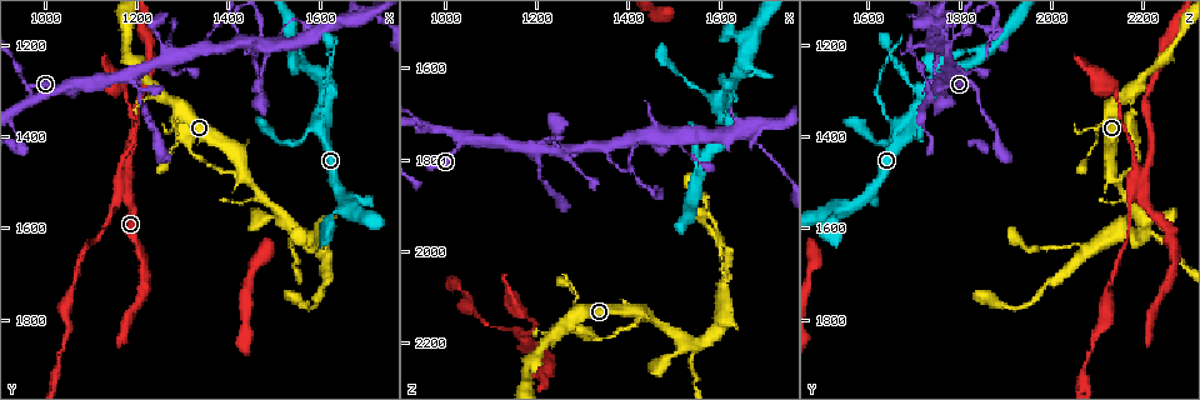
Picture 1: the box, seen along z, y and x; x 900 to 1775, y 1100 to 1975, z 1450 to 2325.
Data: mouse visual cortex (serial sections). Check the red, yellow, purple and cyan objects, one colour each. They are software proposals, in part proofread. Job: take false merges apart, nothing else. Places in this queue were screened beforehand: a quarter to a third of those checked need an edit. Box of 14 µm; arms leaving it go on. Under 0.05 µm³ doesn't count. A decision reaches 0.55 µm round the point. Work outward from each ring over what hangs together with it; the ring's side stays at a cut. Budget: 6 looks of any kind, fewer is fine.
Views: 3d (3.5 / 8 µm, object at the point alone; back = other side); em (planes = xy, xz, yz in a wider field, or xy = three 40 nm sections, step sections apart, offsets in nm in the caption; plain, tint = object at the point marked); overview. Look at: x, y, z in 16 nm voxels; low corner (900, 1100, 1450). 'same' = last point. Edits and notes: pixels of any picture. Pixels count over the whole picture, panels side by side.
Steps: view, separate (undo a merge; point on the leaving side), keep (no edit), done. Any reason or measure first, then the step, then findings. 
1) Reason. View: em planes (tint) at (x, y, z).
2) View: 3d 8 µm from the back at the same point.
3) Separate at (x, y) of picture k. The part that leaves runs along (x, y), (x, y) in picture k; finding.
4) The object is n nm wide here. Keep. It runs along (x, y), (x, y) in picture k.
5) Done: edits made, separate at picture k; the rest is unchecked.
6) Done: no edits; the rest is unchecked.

Thick turns thin. View: 3d 8 µm from the back at (1195, 1255, 1775).

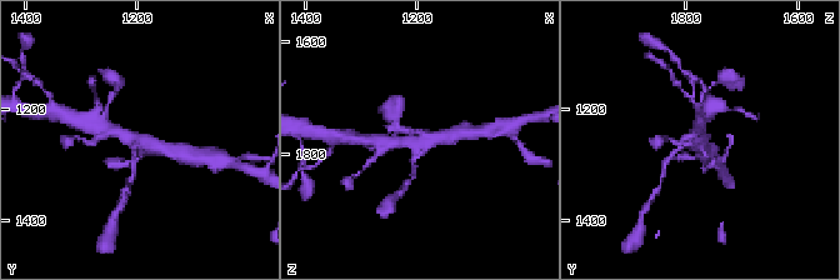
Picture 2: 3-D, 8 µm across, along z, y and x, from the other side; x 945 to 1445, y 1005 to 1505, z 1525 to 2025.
Closer look. View: 3d 3.5 µm at (1195, 1255, 1775).

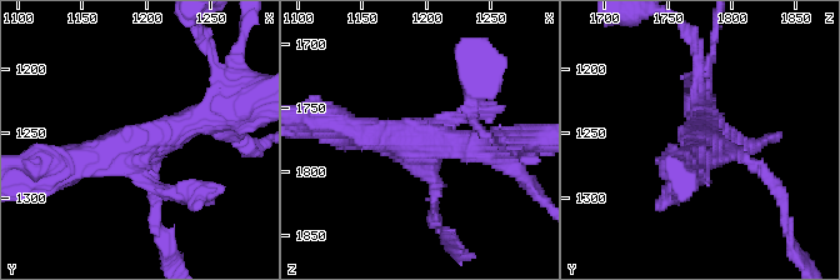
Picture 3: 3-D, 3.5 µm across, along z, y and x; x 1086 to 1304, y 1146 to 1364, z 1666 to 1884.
Shape alone is not enough. View: em planes (tint) at (1198, 1258, 1780).

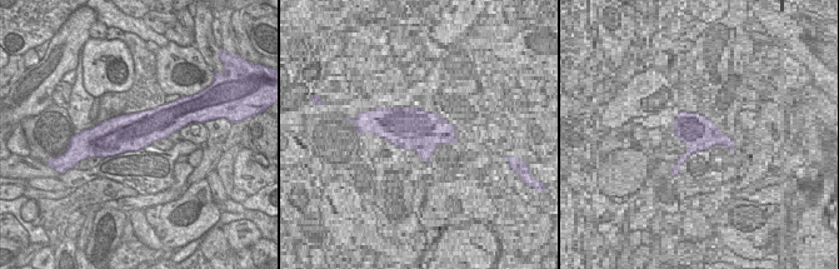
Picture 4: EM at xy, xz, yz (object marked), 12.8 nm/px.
Keep. It runs along (71, 170), (221, 116) in picture 3; continuous, no second cell.

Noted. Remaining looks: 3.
Four-way junction. View: 3d 8 µm at (1175, 1520, 2195).

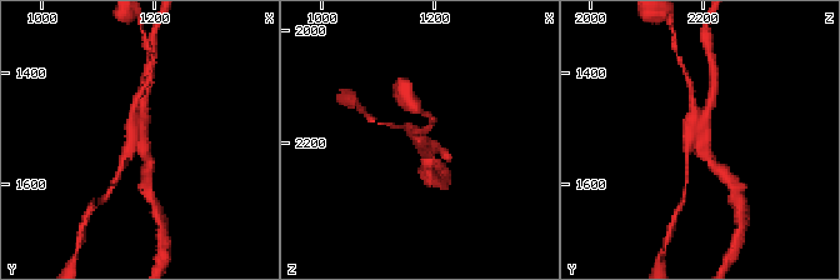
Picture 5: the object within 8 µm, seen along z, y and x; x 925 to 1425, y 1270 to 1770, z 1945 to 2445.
View: 3d 3.5 µm at (1180, 1520, 2195).

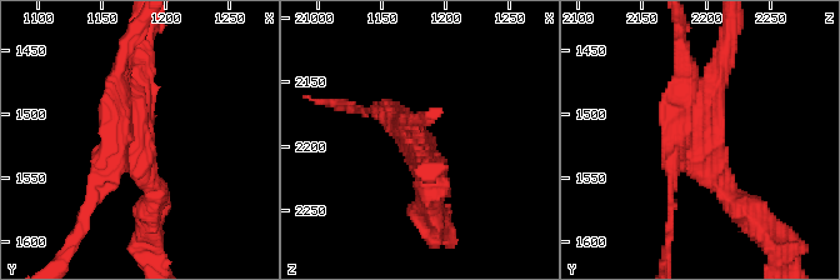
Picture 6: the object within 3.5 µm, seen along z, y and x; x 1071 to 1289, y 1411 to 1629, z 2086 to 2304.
View: em xy step 2 (tint) at (1176, 1522, 2192).

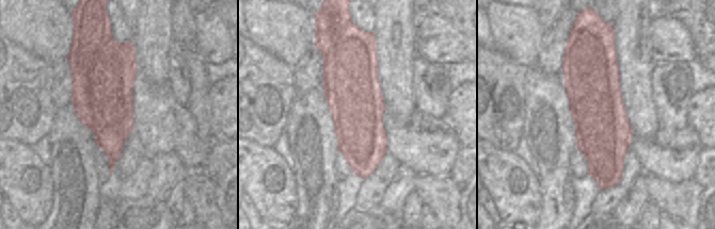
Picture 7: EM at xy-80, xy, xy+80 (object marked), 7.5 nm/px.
Separate at (124, 43) of picture 6. The part that leaves runs along (125, 134), (98, 169), (71, 241) in picture 6; a second cell is stuck on.

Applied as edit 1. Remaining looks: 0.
Done: edits made, separate at picture 6; the rest is unchecked.

